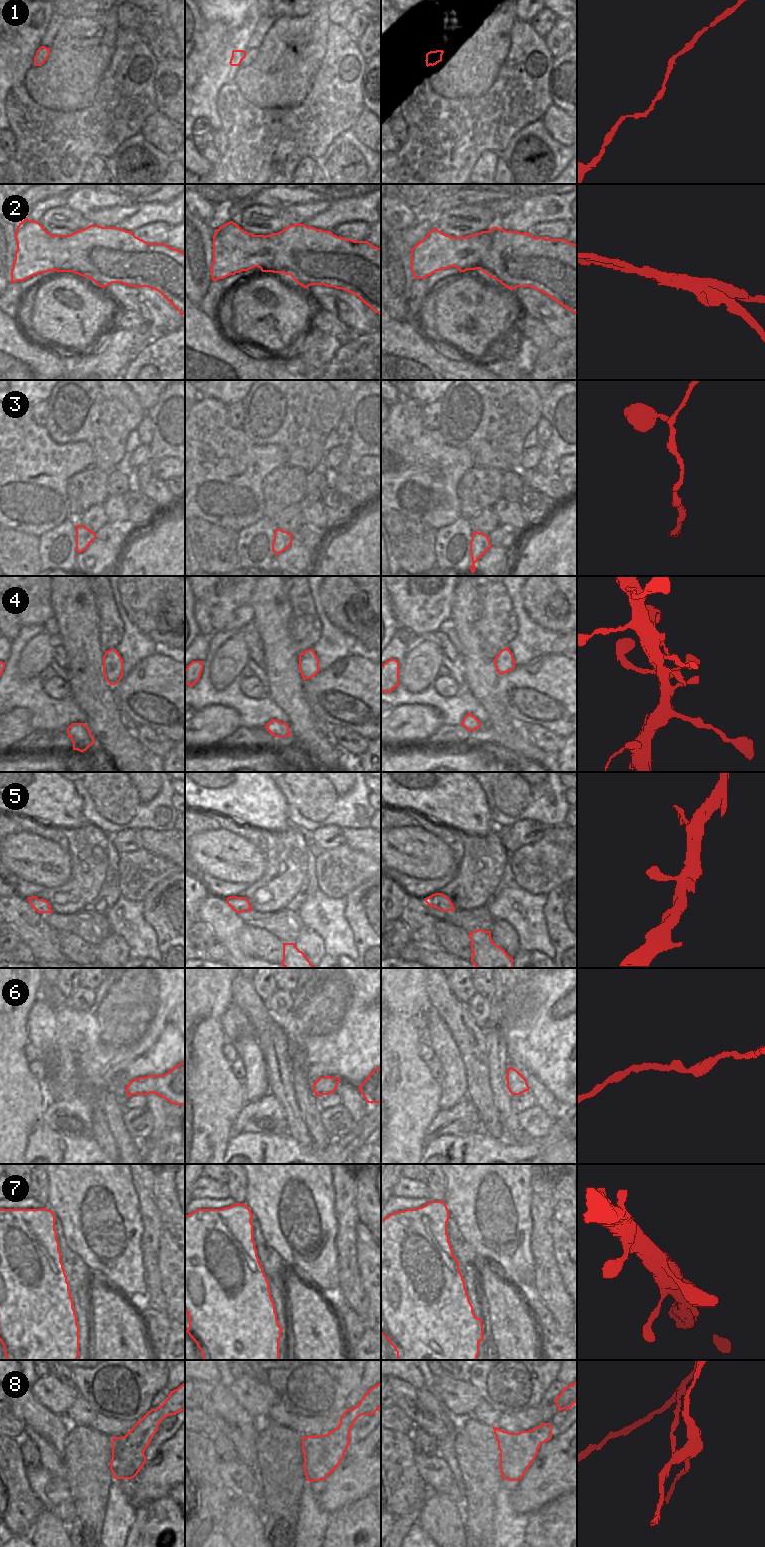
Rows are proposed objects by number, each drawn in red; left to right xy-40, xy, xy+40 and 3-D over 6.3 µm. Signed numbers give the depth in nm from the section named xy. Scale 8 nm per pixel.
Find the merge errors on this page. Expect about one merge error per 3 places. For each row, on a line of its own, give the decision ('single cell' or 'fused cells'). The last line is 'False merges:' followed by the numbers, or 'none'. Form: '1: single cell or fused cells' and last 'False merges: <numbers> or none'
1: single cell
2: fused cells
3: single cell
4: single cell
5: single cell
6: single cell
7: single cell
8: fused cells
False merges: 2, 8

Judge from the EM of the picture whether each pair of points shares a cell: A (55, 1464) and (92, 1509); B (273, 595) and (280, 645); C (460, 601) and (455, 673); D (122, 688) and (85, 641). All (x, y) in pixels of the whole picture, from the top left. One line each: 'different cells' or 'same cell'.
A: different cells
B: same cell
C: different cells
D: different cells

